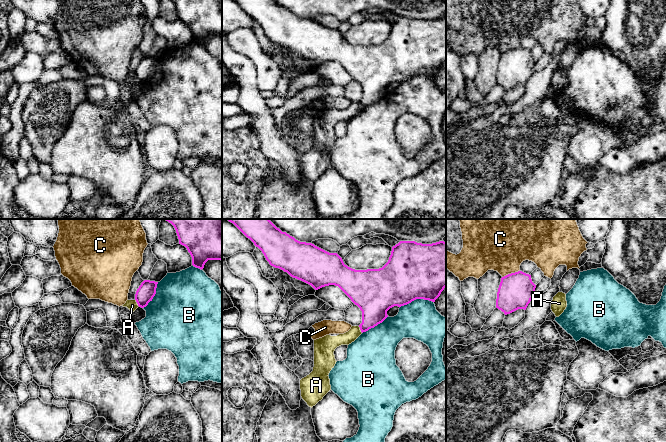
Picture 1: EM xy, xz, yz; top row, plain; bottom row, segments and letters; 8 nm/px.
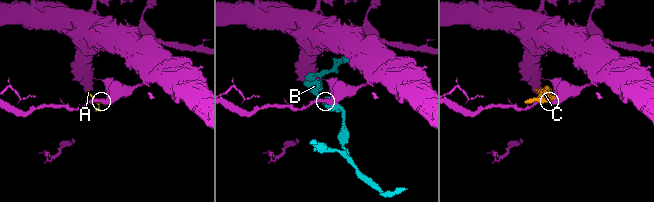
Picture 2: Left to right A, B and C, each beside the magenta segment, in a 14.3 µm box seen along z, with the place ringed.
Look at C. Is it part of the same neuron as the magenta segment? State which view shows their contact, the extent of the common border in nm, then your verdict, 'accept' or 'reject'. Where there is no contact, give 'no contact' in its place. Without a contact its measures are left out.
meets magenta in yz; contact 160 nm long; reject

